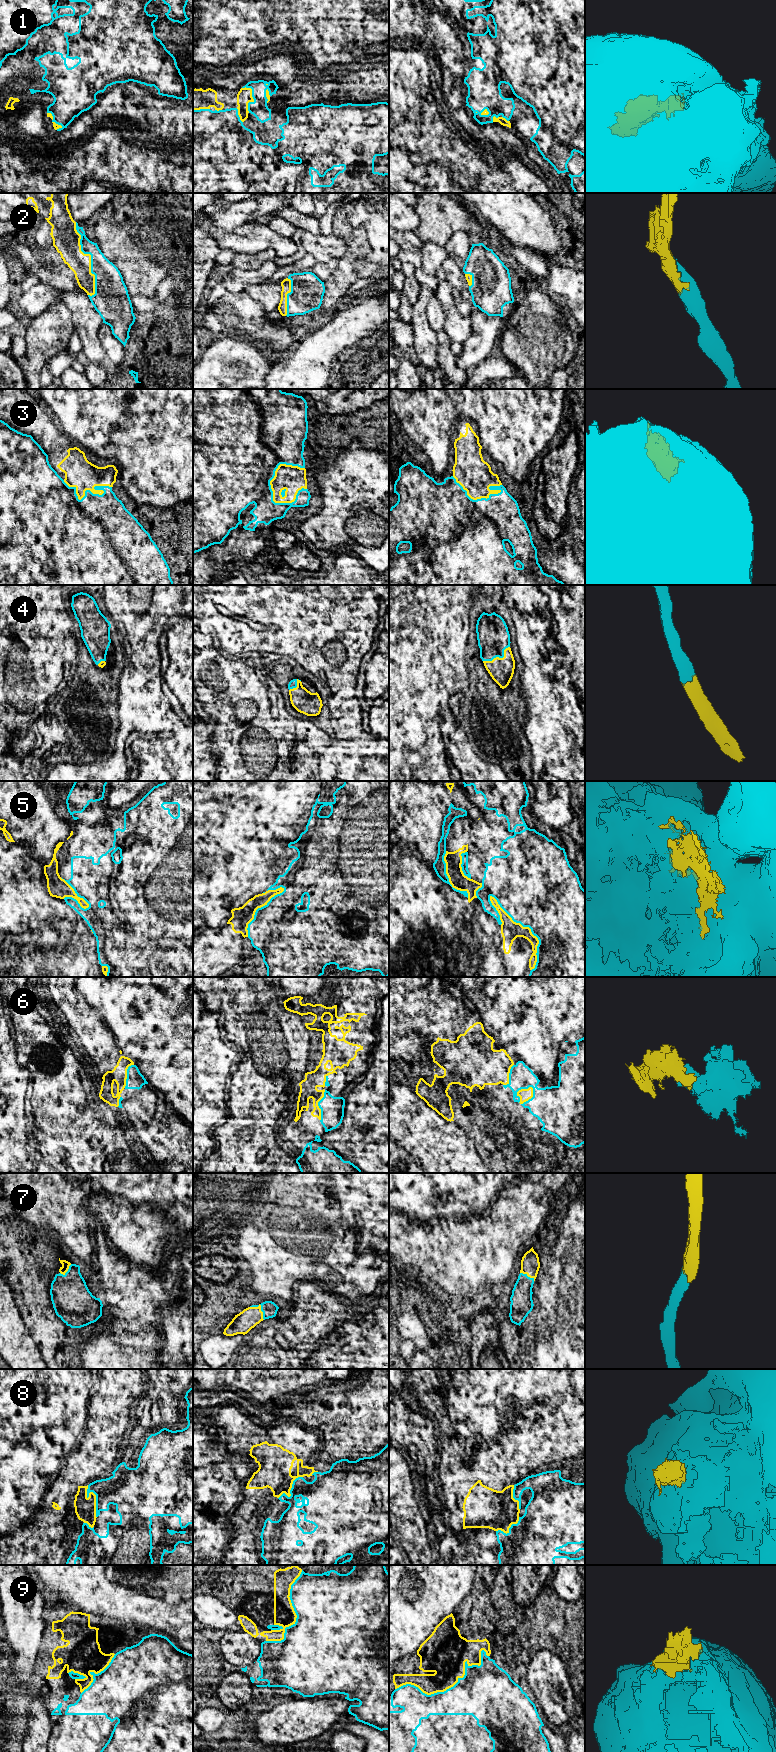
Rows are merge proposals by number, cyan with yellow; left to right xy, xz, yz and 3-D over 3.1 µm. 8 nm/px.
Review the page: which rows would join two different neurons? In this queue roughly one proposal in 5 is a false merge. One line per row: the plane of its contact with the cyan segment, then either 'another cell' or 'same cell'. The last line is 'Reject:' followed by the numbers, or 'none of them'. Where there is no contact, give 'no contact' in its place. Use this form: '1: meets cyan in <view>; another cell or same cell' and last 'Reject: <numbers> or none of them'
1: meets cyan in xz; same cell
2: meets cyan in xy; same cell
3: meets cyan in xz; same cell
4: meets cyan in yz; same cell
5: meets cyan in yz; another cell
6: meets cyan in yz; same cell
7: meets cyan in xz; same cell
8: meets cyan in xy; another cell
9: meets cyan in yz; another cell
Reject: 5, 8, 9

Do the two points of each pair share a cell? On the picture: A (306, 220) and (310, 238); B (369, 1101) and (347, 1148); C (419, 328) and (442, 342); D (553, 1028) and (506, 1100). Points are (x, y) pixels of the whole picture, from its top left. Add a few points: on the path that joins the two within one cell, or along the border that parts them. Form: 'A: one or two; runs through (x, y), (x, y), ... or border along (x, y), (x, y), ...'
A: two; border along (302, 229), (320, 235)
B: one; runs through (369, 1113), (369, 1118), (358, 1130), (358, 1136)
C: two; border along (436, 332), (437, 362)
D: one; runs through (529, 1030), (504, 1054), (504, 1071), (506, 1076)

